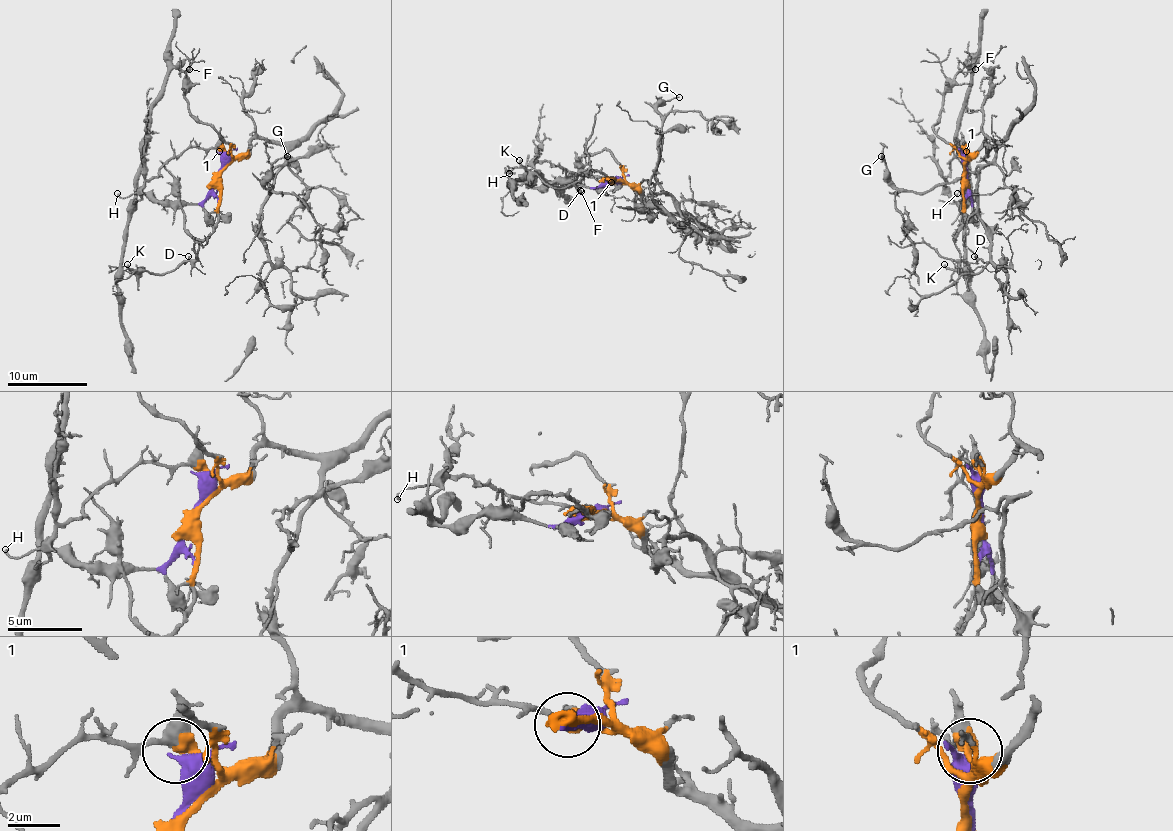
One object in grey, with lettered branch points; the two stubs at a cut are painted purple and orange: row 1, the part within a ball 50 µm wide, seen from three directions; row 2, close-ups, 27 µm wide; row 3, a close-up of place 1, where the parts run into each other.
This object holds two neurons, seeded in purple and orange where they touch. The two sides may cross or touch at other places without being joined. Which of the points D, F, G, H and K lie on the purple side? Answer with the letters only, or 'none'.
none

